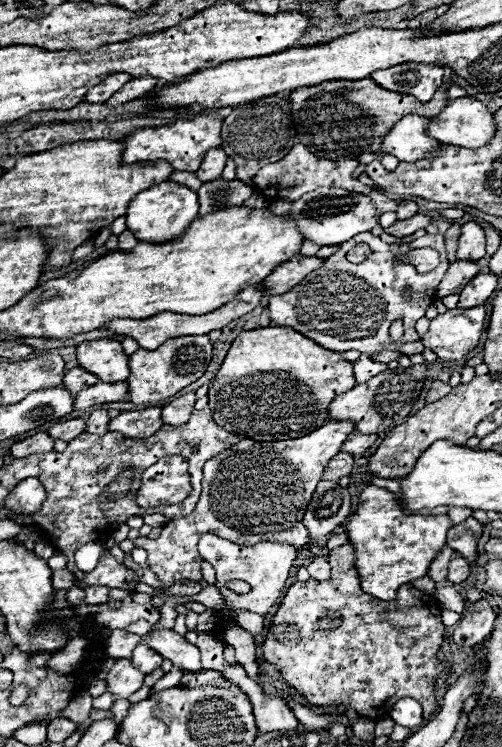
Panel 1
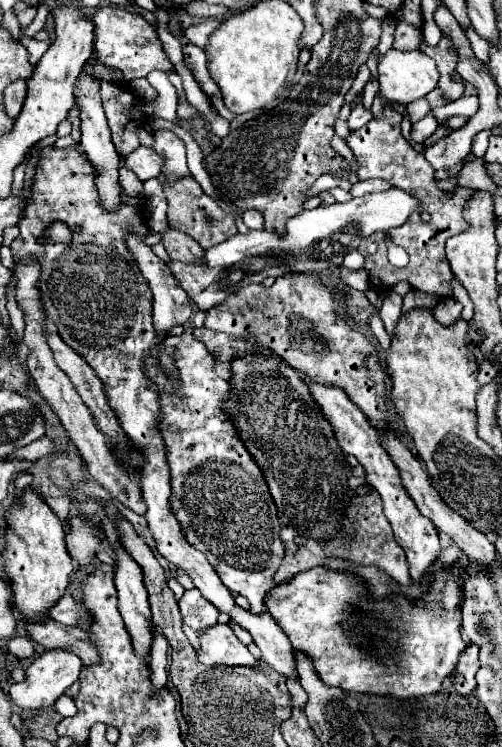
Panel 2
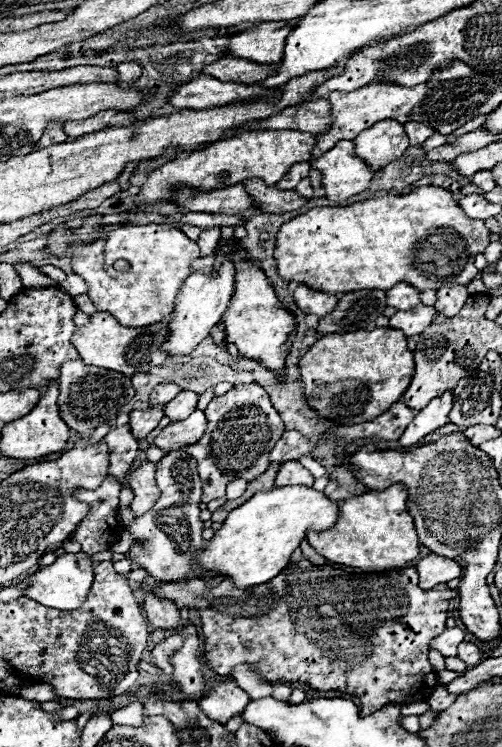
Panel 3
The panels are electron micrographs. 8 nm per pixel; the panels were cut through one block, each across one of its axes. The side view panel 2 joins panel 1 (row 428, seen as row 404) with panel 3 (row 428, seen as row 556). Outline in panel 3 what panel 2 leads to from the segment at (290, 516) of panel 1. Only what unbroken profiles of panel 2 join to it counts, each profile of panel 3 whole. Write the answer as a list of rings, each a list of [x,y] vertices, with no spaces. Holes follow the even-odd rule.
[[[448,390],[440,398],[432,400],[424,410],[420,410],[416,414],[416,418],[412,420],[412,424],[404,430],[404,434],[400,438],[400,444],[402,446],[412,446],[414,442],[424,438],[426,434],[430,434],[436,428],[448,424],[448,414],[450,414],[452,402],[454,402],[452,398],[454,398],[454,394],[452,394],[452,390]]]

